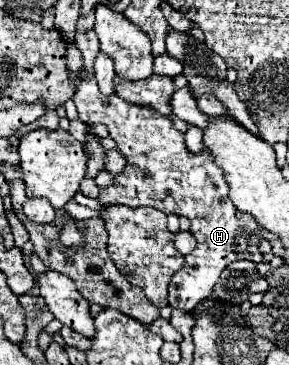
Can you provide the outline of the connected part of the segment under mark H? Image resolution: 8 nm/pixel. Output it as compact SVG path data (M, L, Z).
M80 77L80 85L72 99L78 107L78 117L88 125L104 123L120 153L128 159L126 173L116 175L116 183L104 189L98 199L104 205L120 203L128 207L154 207L166 215L184 215L192 223L190 233L196 237L198 245L184 257L184 267L170 279L168 303L172 307L192 311L202 299L208 299L220 279L220 273L230 263L238 259L252 259L256 263L262 261L262 253L258 251L262 227L252 215L234 207L228 197L228 185L222 177L222 169L218 169L206 149L192 153L184 143L184 133L178 131L168 117L128 103L118 95L102 95L94 79L86 81Z

